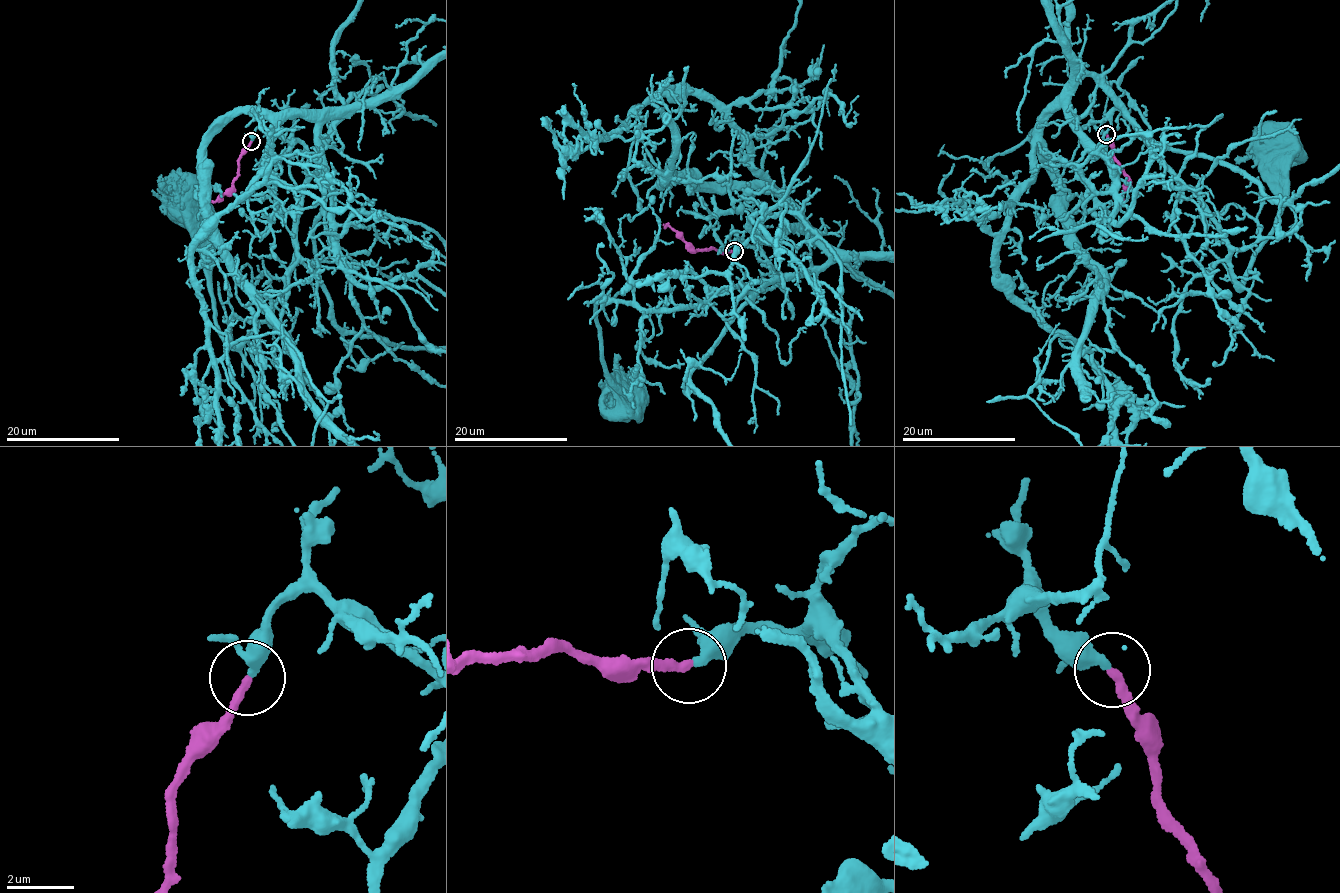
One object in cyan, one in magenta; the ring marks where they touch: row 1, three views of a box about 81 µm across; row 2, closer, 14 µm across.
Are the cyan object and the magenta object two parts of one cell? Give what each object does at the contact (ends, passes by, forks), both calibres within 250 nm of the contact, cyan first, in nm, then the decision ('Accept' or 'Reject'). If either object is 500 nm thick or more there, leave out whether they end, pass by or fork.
At the ring cyan ends. At the ring magenta ends. Thickness 360 nm (cyan) against 240 nm. Accept

